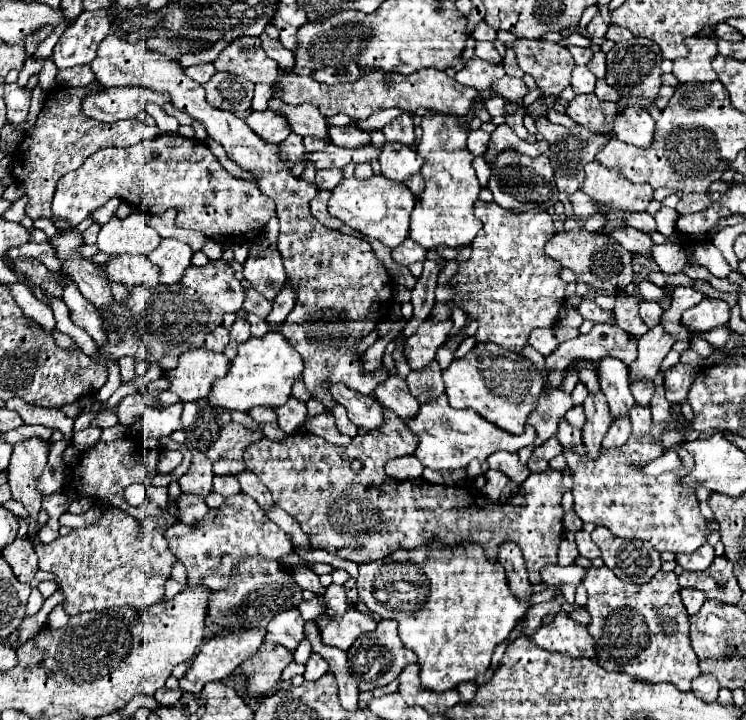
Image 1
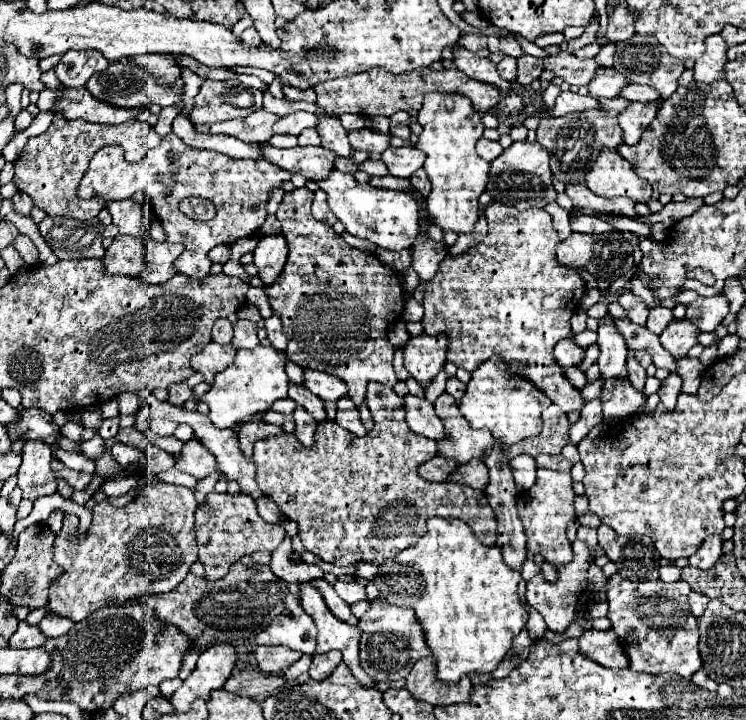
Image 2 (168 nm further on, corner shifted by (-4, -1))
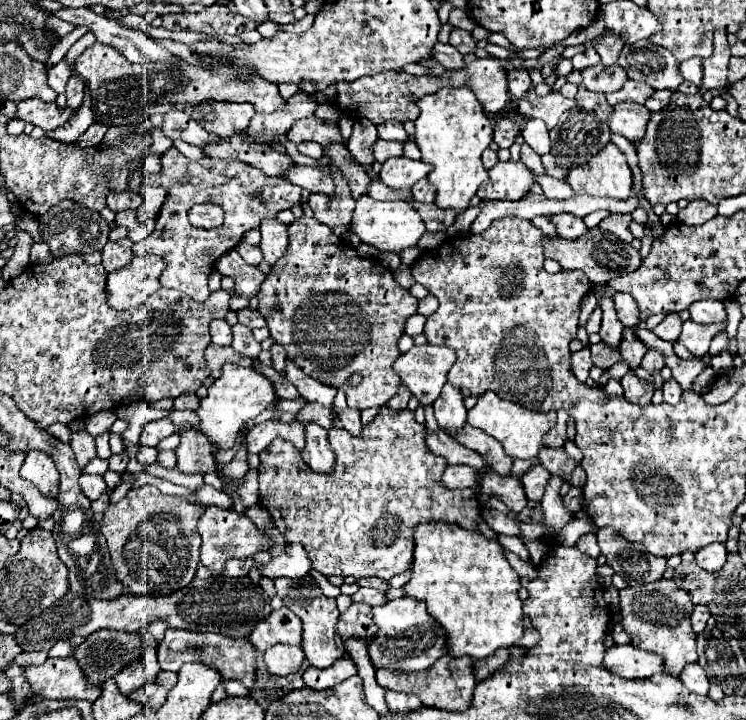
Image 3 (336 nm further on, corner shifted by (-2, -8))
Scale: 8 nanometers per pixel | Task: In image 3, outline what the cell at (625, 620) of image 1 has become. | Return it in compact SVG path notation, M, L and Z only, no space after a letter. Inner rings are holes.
M627 586L619 590L621 602L621 626L631 636L631 644L639 650L661 654L663 660L663 674L679 676L685 666L691 662L697 662L697 650L695 650L695 632L691 628L691 612L693 602L687 592L679 588L659 588L659 590L647 590L647 588L633 588Z

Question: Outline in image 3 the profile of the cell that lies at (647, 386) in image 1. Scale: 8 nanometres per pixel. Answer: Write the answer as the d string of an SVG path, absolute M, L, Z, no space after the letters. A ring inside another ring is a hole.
M629 328L623 332L623 342L621 342L621 358L629 364L629 370L635 370L643 358L647 348L631 334Z

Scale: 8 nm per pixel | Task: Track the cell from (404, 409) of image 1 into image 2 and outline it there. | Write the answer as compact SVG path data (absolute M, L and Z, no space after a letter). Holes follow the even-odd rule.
M407 395L405 397L405 411L407 411L409 429L415 431L417 435L423 435L423 437L429 437L435 441L447 437L441 419L437 419L433 405L427 399Z

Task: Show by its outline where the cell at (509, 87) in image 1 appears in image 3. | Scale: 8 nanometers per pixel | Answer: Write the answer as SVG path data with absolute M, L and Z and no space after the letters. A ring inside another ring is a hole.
M437 42L437 46L433 48L433 58L437 58L439 64L445 66L445 70L461 70L465 66L463 54L459 54L451 44Z

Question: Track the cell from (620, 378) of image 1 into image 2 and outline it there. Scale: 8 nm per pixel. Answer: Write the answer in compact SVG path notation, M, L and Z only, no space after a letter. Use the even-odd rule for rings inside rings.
M605 315L599 321L597 335L599 335L597 343L599 343L599 349L601 349L601 355L599 355L597 363L599 363L601 375L605 379L611 379L611 377L623 379L623 377L627 377L627 367L625 367L627 345L625 345L623 335L615 327L611 315Z

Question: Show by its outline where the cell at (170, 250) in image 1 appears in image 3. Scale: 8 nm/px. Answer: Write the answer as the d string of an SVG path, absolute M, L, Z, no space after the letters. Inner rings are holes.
M135 256L125 268L107 276L109 306L115 310L129 310L141 306L147 296L159 290L159 274L167 268L159 256Z

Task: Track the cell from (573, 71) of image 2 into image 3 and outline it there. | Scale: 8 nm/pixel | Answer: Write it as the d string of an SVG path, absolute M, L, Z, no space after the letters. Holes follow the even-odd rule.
M619 64L589 66L589 68L581 70L581 76L583 76L585 88L589 88L593 92L603 92L603 94L619 90L623 86L623 82L627 80L627 74Z

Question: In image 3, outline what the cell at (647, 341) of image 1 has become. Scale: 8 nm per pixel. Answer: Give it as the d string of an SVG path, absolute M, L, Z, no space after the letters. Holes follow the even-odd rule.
M687 320L683 322L683 330L677 338L677 344L685 346L693 356L701 358L709 350L709 340L721 330L725 330L725 322L713 324L713 326L701 326L701 324L695 324L693 320Z

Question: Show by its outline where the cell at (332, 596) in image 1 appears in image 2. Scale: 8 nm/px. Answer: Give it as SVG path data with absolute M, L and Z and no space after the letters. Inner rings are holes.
M337 581L337 583L333 585L333 589L335 589L337 595L339 595L343 601L347 601L349 605L353 605L353 603L357 603L357 601L363 601L363 599L367 597L365 587L359 585L359 583L355 583L355 581L351 581L351 583Z

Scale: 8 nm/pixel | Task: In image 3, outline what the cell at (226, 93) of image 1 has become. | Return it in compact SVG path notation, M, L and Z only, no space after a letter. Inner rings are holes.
M205 100L195 104L191 116L207 132L213 132L219 136L233 136L249 126L249 120L255 116L255 108L247 102L237 104L237 102Z

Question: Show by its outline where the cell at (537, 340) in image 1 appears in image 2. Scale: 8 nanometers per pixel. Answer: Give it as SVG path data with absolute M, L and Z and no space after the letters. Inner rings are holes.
M561 339L561 343L553 349L553 355L561 367L573 367L585 359L585 349L575 345L571 339Z

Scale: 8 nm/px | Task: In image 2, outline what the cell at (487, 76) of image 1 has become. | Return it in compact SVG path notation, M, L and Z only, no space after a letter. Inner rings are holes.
M503 57L497 63L497 71L501 75L501 79L505 81L515 81L517 79L517 61L513 57Z

